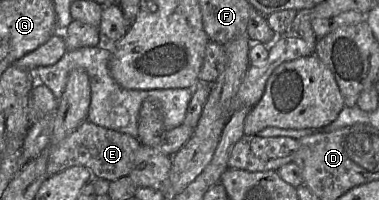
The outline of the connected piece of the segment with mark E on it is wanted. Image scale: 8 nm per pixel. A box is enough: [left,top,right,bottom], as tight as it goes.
[47,121,141,181]

